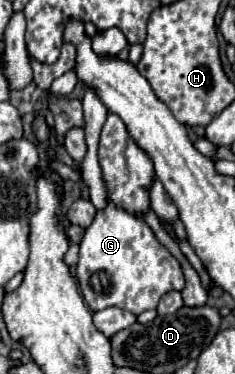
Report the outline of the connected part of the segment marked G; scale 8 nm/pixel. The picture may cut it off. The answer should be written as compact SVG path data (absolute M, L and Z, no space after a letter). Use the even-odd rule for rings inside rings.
M112 202L104 210L96 212L94 222L86 228L86 232L82 236L78 264L76 264L76 278L78 278L80 290L84 294L84 302L94 312L110 308L110 306L118 306L132 314L140 314L144 310L156 308L162 294L166 294L170 290L182 292L184 284L186 284L180 262L158 242L152 228L142 218L118 208Z

